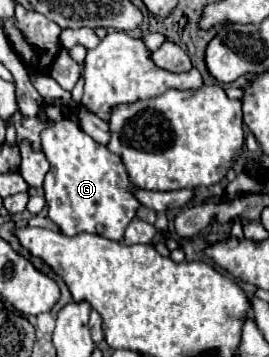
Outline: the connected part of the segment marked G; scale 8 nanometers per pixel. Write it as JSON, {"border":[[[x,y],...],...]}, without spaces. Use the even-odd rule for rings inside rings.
{"border":[[[61,120],[61,122],[47,126],[41,132],[41,148],[51,166],[45,176],[45,182],[43,182],[45,200],[49,206],[49,218],[67,236],[89,232],[89,234],[97,234],[97,236],[103,236],[109,240],[123,240],[125,226],[135,218],[139,202],[135,200],[135,196],[131,196],[131,188],[135,188],[135,186],[131,184],[131,180],[127,180],[127,172],[125,172],[119,156],[109,152],[107,146],[101,146],[99,142],[95,142],[71,120]]]}

